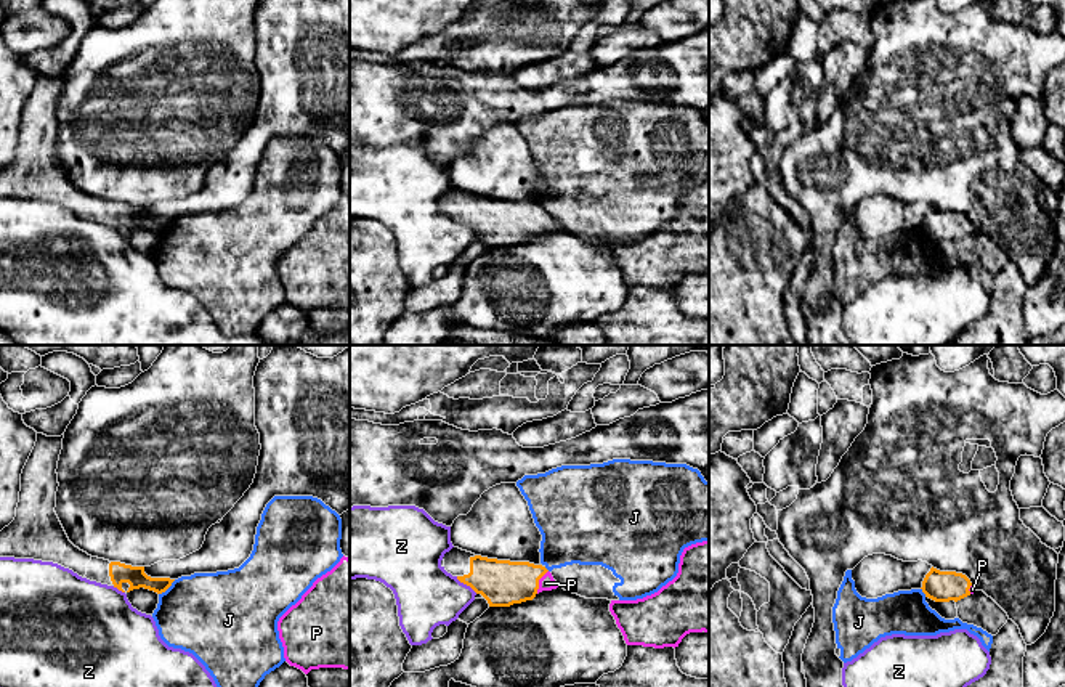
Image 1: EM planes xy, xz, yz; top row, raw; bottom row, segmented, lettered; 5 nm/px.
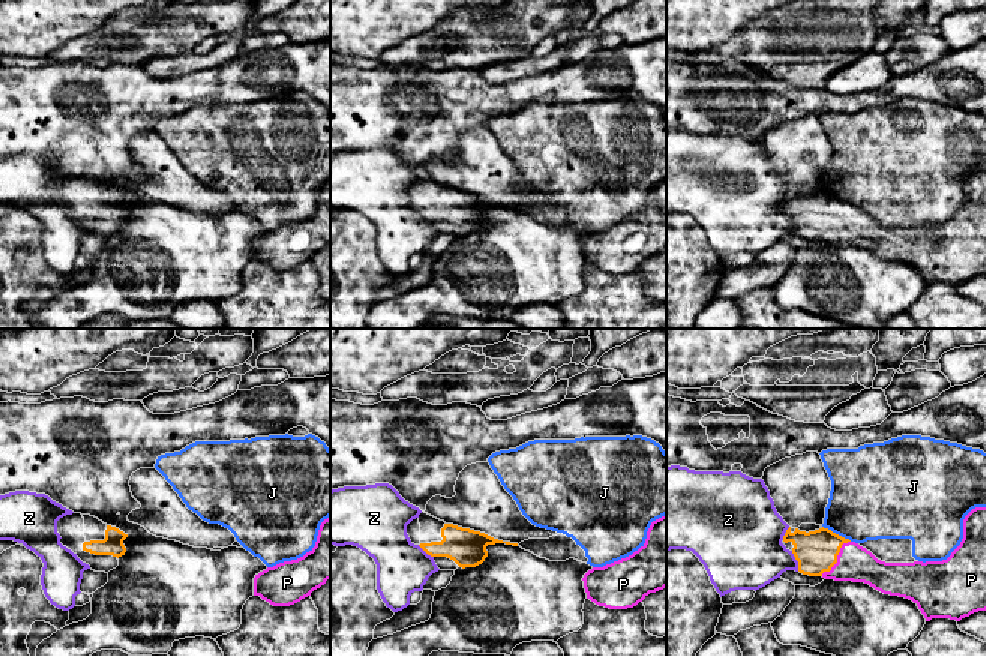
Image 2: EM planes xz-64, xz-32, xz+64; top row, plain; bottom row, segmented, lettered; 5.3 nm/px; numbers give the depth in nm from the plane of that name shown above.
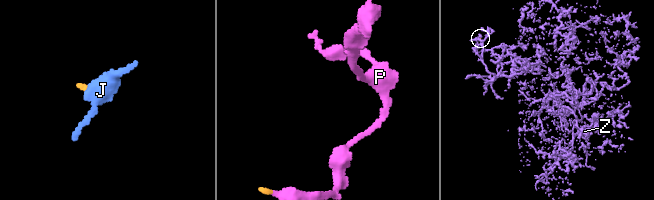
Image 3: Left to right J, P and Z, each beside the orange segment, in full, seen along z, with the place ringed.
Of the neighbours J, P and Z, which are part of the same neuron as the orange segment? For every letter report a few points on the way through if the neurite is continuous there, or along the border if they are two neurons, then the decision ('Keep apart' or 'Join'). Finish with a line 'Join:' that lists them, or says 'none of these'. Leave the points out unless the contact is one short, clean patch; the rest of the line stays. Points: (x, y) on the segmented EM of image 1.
J: Boundary: xy (175, 580), (159, 594). Keep apart
P: Path across: xz (502, 583), (538, 581), (546, 583). Join
Z: Boundary: xz (456, 577), (477, 593). Keep apart
Join: P

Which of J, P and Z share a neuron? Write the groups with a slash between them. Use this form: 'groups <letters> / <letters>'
groups J / P / Z

